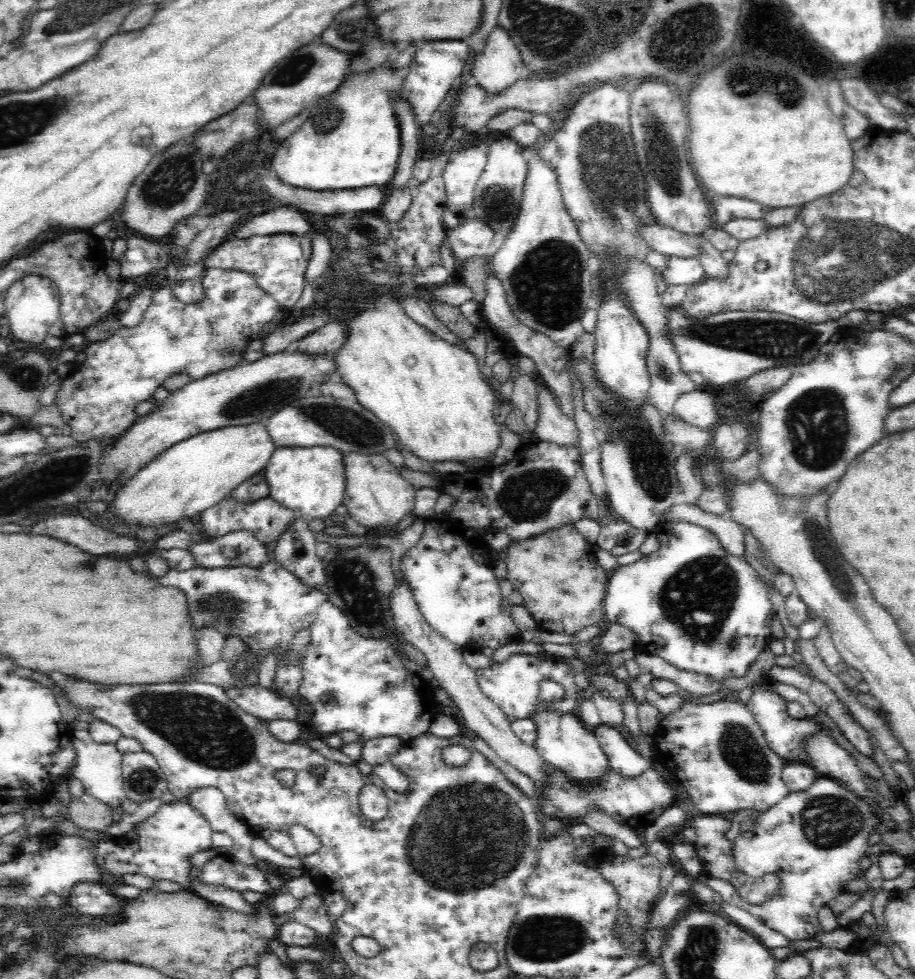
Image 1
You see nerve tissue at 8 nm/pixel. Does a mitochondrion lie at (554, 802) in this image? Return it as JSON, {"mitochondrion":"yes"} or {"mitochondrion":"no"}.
{"mitochondrion":"no"}

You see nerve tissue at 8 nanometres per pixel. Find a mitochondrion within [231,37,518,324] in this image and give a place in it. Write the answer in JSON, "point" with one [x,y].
{"point":[303,62]}

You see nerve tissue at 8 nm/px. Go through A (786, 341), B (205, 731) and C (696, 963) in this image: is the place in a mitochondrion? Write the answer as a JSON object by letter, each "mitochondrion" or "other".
{"A":"mitochondrion","B":"mitochondrion","C":"mitochondrion"}

